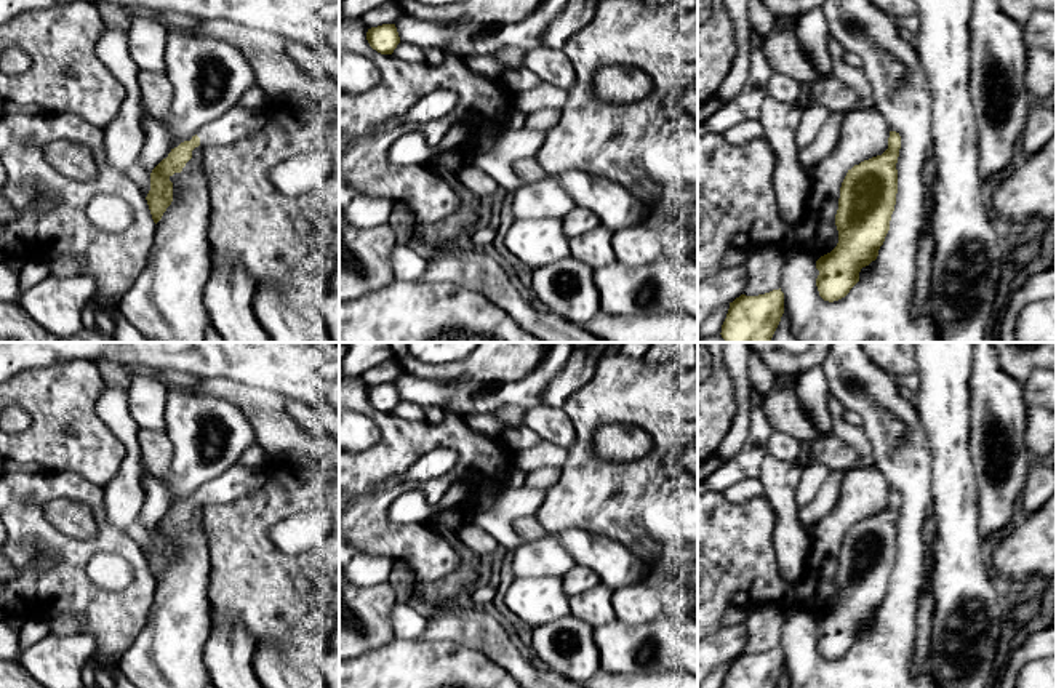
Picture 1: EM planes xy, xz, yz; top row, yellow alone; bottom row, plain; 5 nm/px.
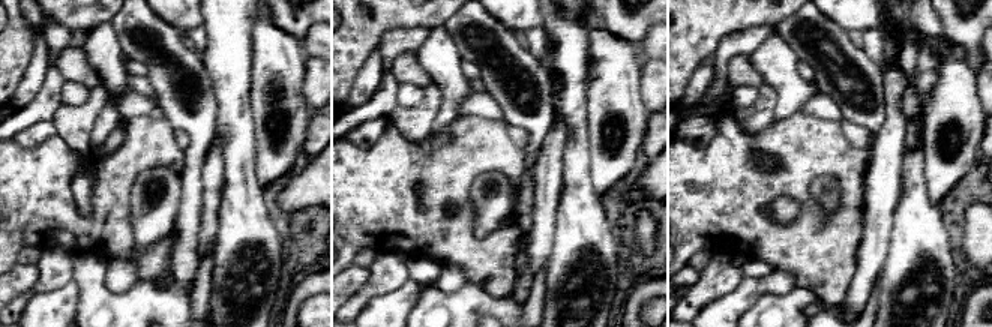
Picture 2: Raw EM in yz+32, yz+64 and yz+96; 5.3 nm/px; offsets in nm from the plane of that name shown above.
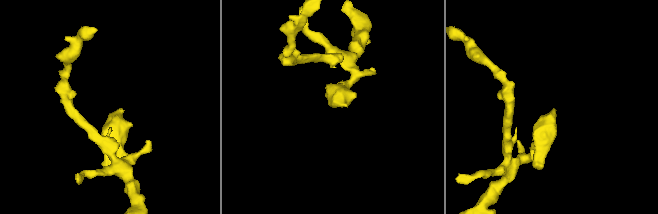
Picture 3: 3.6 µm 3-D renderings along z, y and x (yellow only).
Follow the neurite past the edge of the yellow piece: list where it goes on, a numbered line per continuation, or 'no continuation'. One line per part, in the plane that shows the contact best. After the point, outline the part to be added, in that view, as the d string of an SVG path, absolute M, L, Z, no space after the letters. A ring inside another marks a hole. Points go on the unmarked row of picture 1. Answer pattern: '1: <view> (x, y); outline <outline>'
1: xy (239, 479); outline M235 464L224 474L206 482L197 490L200 504L205 506L210 501L229 501L234 494L246 493L261 488L269 478L269 467L246 467Z

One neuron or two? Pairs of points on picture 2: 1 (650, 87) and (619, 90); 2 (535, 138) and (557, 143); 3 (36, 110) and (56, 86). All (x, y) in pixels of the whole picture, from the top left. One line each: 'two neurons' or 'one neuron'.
1: two neurons
2: two neurons
3: one neuron

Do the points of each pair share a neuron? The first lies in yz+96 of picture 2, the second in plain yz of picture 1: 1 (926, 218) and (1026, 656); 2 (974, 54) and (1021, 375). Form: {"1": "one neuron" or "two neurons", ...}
{"1": "two neurons", "2": "one neuron"}

